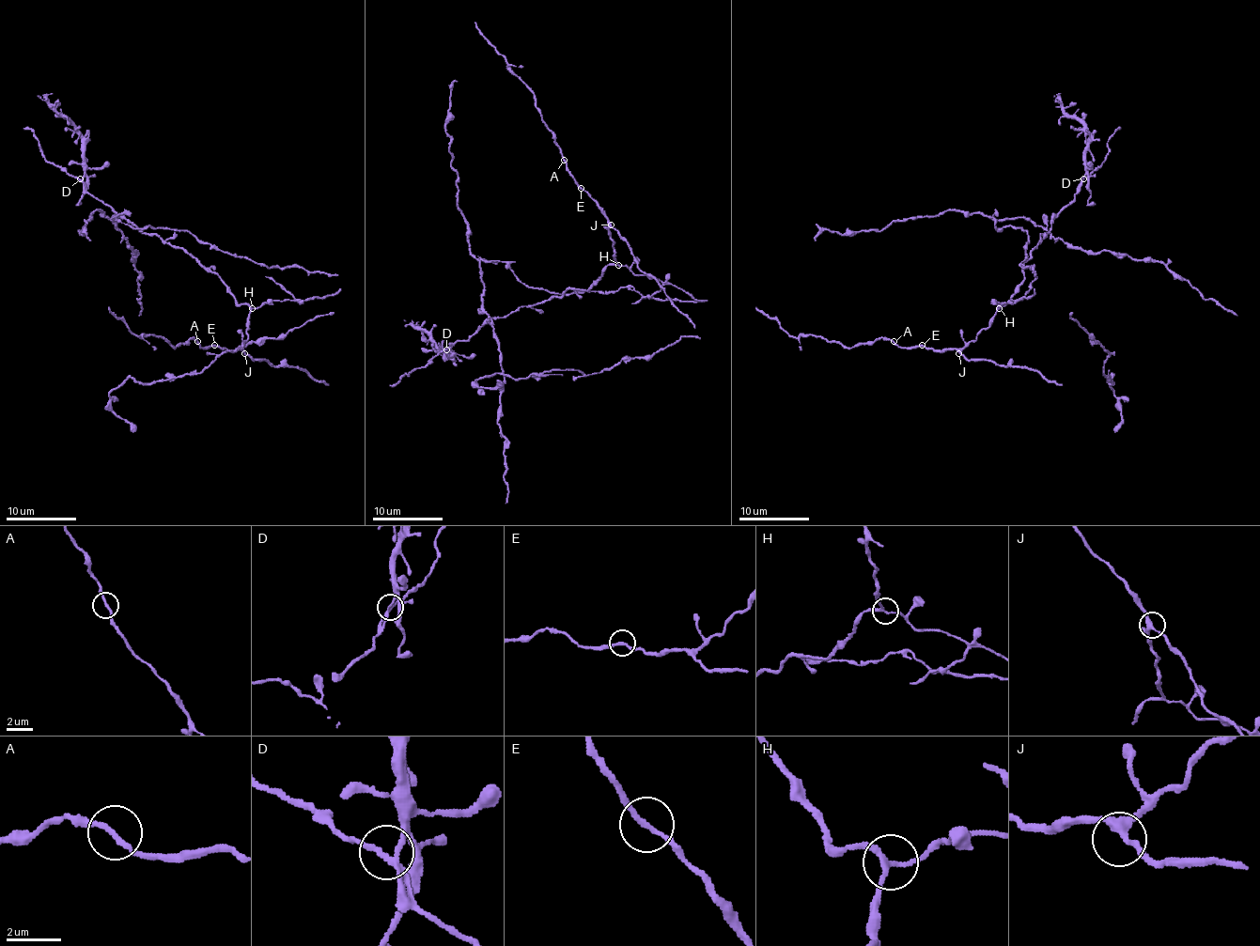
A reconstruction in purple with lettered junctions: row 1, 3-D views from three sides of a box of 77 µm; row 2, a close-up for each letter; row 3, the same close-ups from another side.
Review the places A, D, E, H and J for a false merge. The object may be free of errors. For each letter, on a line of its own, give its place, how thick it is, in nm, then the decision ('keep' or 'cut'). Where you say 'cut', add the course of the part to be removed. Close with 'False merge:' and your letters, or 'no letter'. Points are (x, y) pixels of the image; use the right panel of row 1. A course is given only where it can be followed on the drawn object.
A: (894, 341) | 180 nm | keep
D: (1083, 178) | 180 nm | keep
E: (922, 345) | 190 nm | keep
H: (999, 308) | 170 nm | cut | (999, 308), (1035, 276), (1022, 264), (1027, 233), (996, 219), (1029, 217), (1085, 250), (1160, 261), (1237, 315)
J: (958, 353) | 240 nm | keep
False merge: H

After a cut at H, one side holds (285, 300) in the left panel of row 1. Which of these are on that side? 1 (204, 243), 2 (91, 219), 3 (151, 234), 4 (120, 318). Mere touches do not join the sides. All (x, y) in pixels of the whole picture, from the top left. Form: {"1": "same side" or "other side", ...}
{"1": "same side", "2": "same side", "3": "other side", "4": "other side"}

